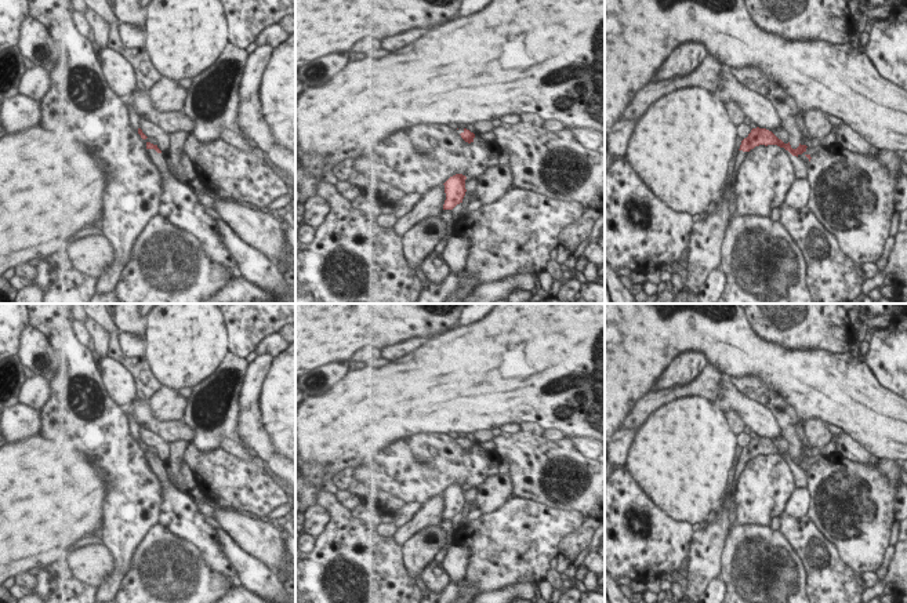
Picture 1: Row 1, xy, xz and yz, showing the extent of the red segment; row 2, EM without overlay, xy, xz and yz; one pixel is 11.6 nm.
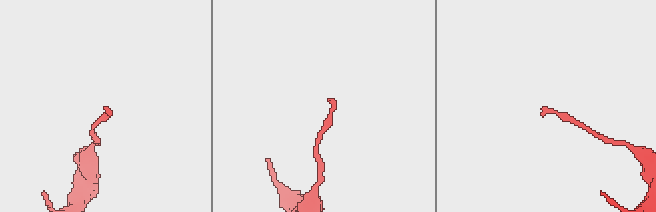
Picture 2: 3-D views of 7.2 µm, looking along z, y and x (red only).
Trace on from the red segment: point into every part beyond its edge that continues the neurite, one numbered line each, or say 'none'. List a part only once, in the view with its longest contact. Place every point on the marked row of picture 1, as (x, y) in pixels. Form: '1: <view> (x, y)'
1: xy (181, 206)

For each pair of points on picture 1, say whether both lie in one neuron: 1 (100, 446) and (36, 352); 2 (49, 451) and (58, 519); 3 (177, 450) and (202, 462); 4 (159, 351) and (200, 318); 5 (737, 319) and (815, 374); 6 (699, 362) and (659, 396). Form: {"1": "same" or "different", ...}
{"1": "different", "2": "same", "3": "different", "4": "same", "5": "same", "6": "different"}

